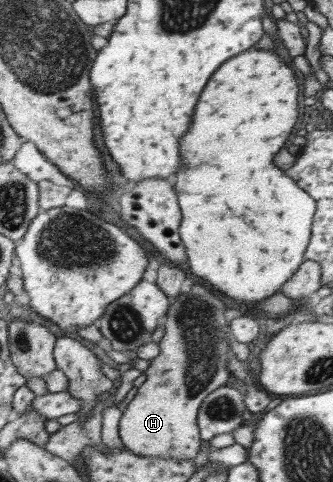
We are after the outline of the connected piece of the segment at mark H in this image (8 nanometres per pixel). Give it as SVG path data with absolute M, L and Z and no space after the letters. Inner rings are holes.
M193 285L187 295L179 295L169 305L160 324L163 337L157 343L160 352L150 360L145 369L145 380L137 388L133 398L123 407L118 420L118 435L129 451L141 457L162 457L162 459L192 459L204 444L199 437L196 415L203 398L215 388L221 387L229 377L227 369L228 342L231 339L228 325L223 318L223 301L219 301L203 285Z

